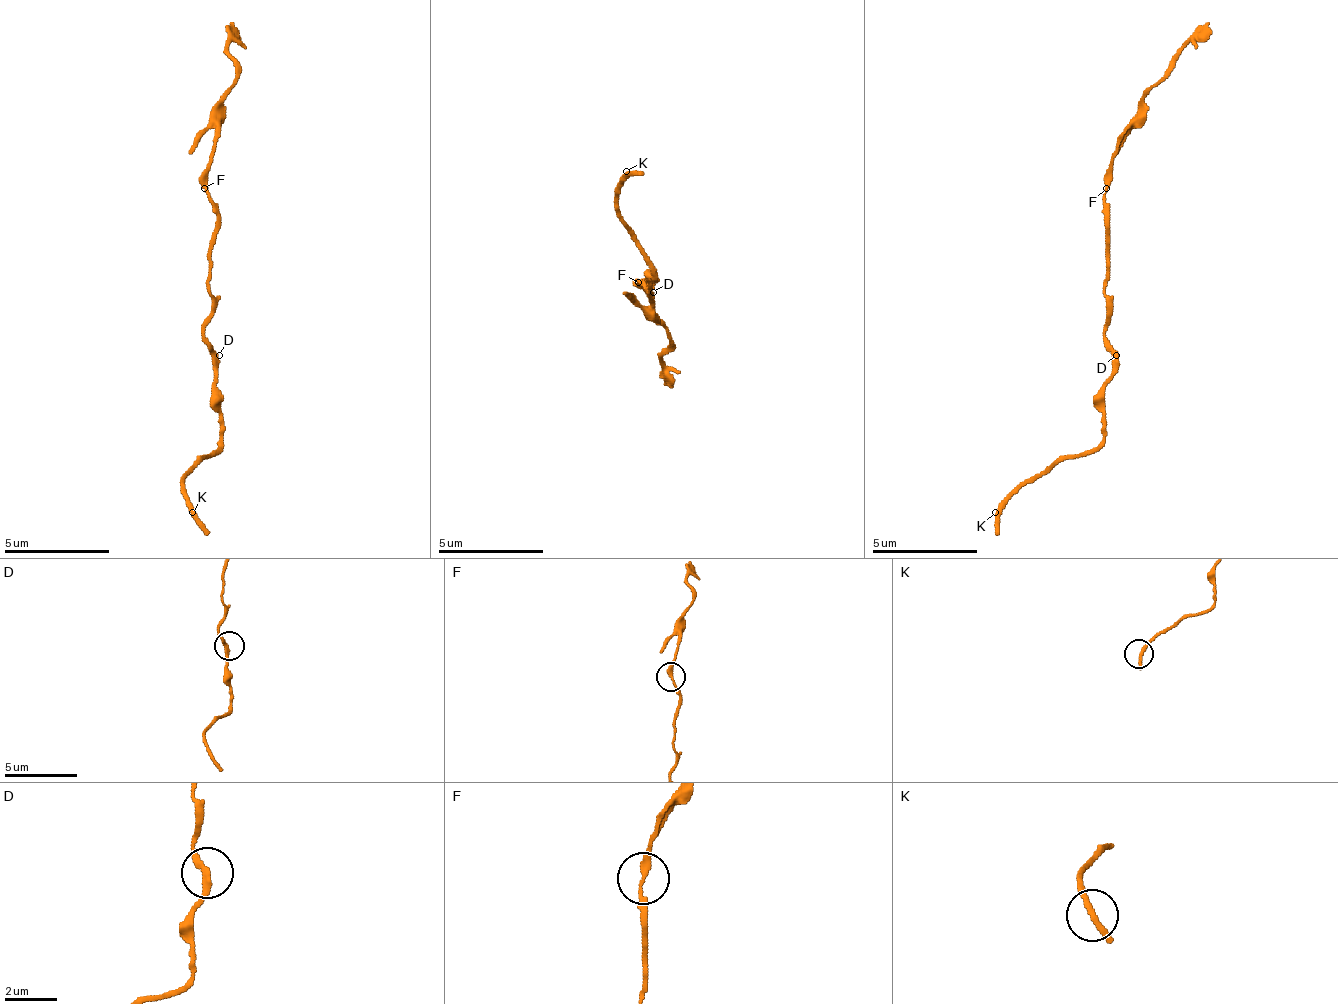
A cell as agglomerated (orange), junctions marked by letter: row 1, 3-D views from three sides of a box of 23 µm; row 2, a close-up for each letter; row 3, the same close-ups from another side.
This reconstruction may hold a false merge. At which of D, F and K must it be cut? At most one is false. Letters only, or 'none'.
F

